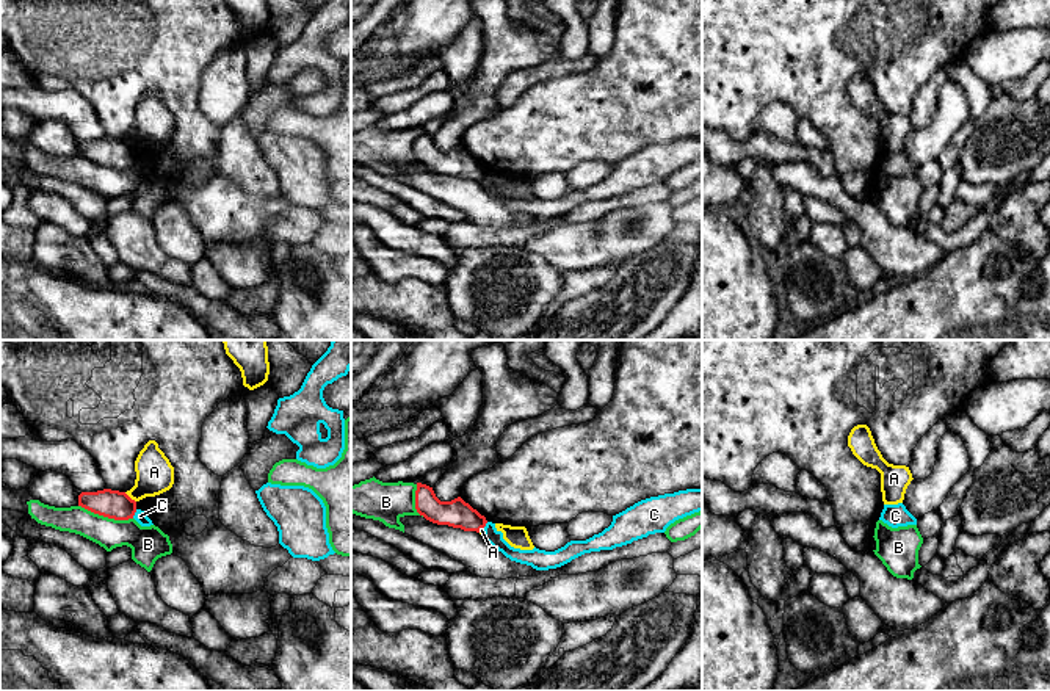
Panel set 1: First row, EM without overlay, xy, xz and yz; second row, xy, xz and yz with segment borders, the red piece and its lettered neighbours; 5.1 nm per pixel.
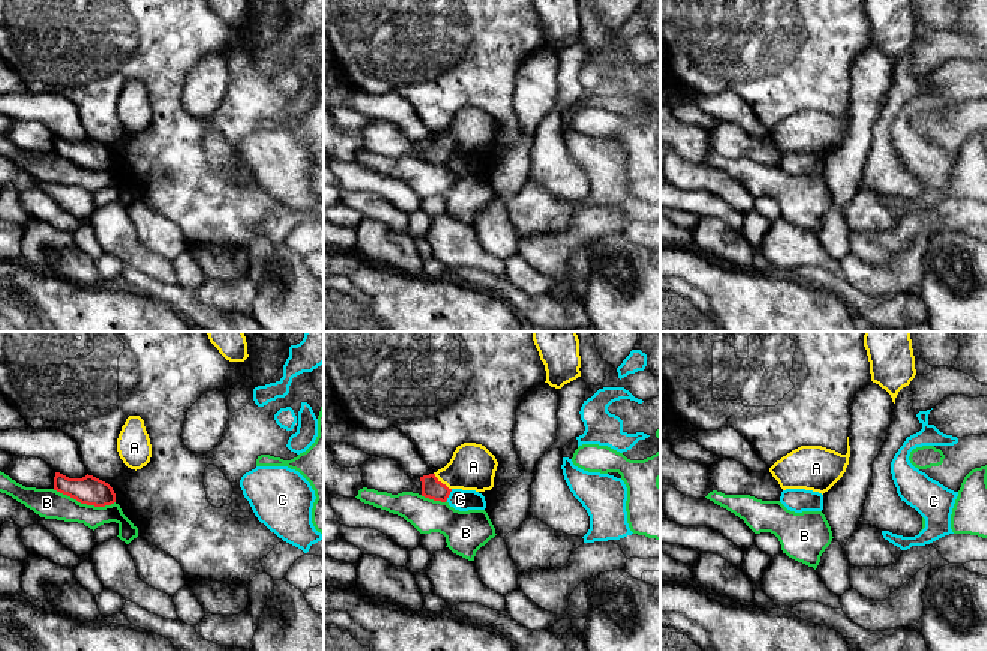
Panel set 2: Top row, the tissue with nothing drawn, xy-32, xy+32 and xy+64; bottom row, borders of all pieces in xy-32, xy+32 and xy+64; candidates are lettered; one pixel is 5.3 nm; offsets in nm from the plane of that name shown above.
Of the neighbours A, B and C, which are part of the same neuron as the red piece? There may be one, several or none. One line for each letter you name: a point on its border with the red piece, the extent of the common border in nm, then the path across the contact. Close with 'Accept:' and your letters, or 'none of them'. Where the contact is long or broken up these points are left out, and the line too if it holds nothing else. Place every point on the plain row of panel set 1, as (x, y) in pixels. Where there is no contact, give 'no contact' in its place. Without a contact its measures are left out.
Accept: none of them

